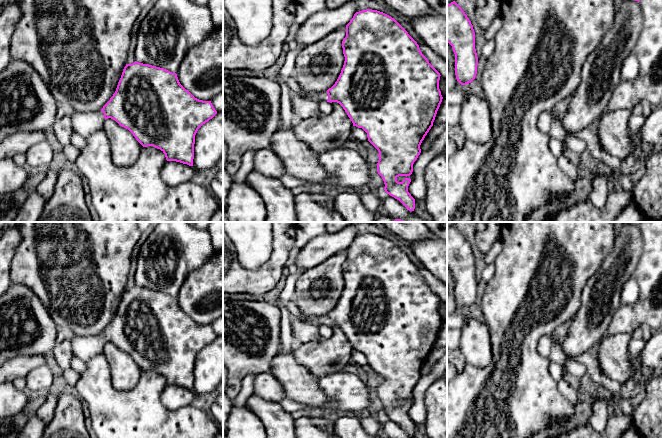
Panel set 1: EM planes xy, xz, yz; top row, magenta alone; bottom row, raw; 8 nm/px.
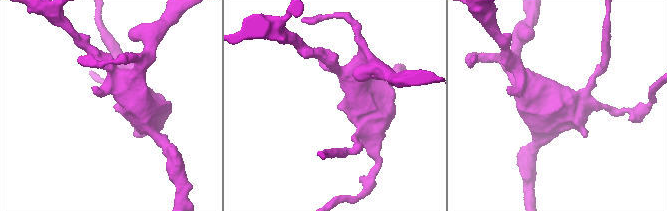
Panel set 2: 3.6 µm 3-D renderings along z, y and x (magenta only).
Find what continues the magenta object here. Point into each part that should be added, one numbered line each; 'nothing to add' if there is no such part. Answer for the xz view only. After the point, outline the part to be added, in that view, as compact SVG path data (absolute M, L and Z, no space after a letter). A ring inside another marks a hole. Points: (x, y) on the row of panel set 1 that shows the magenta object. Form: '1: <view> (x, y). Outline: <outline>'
1: xz (323, 96). Outline: M321 92L321 93L313 93L312 94L312 99L313 100L316 100L318 102L321 102L321 101L327 101L328 100L328 94L327 92Z

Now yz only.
nothing to add

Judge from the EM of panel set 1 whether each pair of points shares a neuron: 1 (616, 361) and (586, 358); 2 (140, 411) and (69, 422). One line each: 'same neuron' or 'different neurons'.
1: different neurons
2: different neurons

